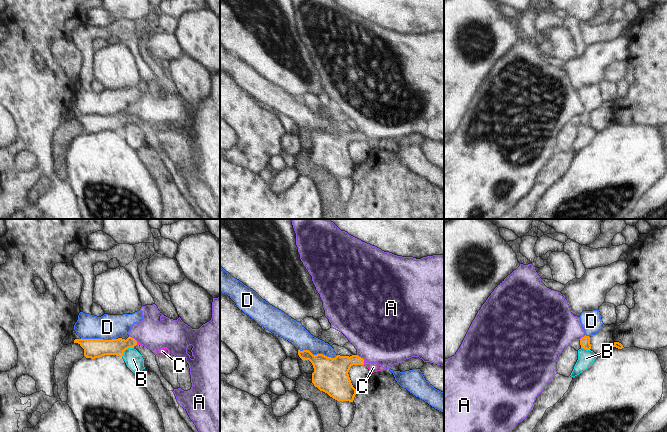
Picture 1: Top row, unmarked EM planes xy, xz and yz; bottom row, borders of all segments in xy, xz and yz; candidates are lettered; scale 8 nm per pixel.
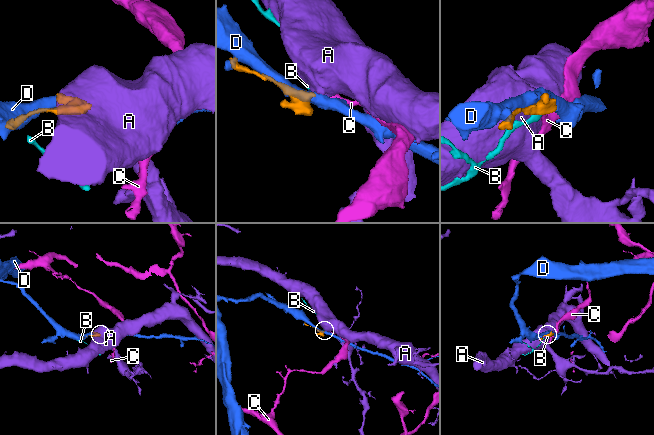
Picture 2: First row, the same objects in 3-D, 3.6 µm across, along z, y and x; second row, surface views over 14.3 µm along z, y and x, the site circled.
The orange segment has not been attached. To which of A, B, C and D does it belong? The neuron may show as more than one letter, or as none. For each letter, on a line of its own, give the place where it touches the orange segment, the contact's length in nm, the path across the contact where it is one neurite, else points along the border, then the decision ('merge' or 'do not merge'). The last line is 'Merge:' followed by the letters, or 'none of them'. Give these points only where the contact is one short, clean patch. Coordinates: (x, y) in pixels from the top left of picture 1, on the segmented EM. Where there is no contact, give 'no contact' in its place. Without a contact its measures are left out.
A: xy (133, 338) | 90 nm | along xy (129, 335), (137, 341) | do not merge
B: xy (126, 348) | 130 nm | along xy (133, 347), (128, 347), (121, 356) | do not merge
C: xz (363, 362) | 40 nm | across xz (334, 371), (348, 361), (363, 362), (373, 367) | merge
D: xz (318, 354) | 320 nm | do not merge
Merge: C

